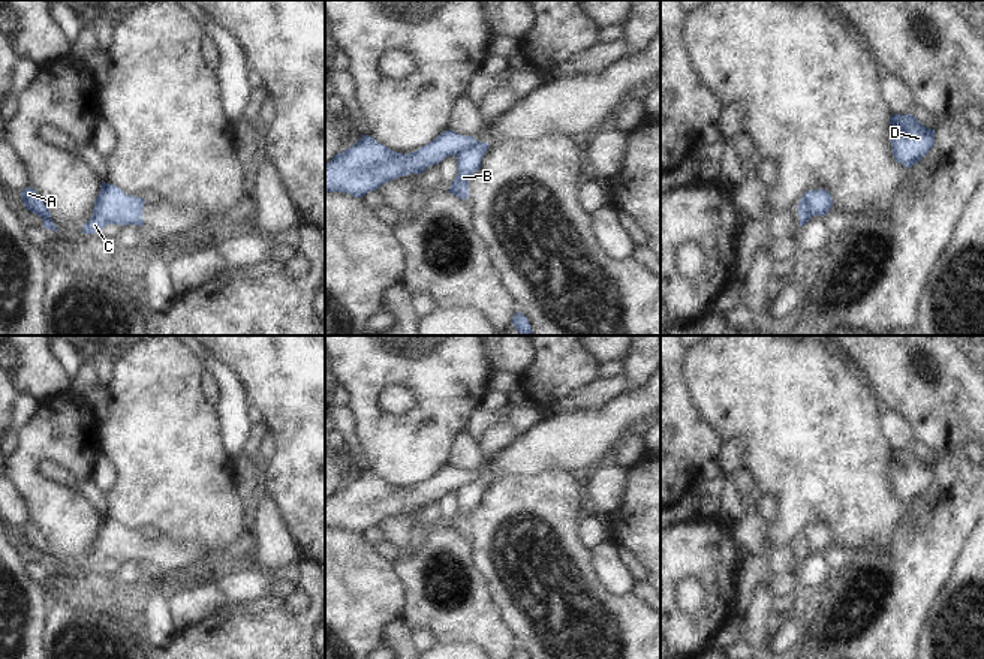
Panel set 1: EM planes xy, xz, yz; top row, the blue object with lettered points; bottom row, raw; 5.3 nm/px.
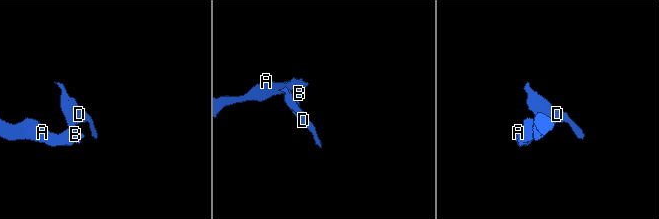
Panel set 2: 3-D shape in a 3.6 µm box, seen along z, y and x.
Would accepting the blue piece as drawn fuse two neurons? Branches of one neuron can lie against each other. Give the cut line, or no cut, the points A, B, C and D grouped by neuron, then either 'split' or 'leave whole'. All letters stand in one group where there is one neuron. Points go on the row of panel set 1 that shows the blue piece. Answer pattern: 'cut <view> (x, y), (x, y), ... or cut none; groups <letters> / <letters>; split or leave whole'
cut xz (477, 141), (456, 156); groups A C / B D; split

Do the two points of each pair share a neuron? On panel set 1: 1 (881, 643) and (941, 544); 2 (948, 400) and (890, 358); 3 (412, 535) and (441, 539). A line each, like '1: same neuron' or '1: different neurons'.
1: same neuron
2: same neuron
3: different neurons

